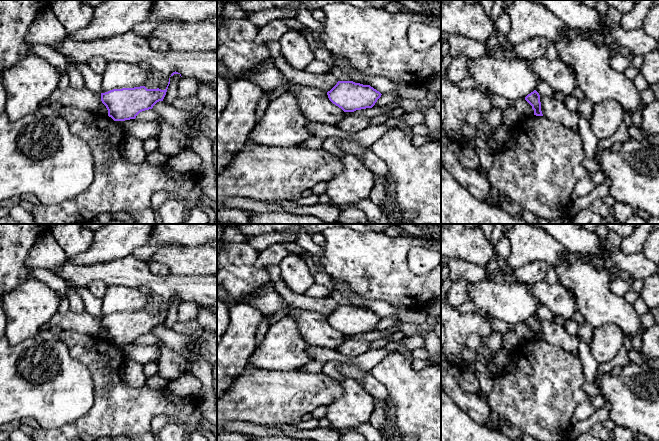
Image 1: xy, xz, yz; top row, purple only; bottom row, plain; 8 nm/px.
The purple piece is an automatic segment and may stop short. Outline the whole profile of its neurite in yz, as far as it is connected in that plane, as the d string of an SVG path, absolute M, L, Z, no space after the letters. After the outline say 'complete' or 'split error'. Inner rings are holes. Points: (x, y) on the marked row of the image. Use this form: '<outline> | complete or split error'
M536 90L528 94L525 97L525 100L532 106L532 109L534 110L534 115L543 116L541 111L540 95Z | complete

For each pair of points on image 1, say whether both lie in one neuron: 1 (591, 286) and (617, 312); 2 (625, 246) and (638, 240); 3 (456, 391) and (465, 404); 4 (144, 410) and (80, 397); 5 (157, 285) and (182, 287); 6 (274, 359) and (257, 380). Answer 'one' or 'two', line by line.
1: one
2: one
3: one
4: two
5: one
6: two

